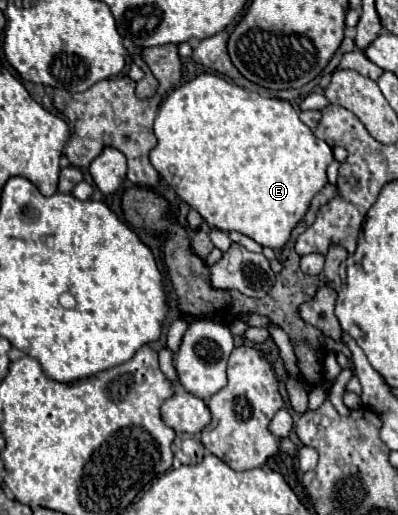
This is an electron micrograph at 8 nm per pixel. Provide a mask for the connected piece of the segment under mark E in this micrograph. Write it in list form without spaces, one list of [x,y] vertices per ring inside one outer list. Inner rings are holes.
[[[202,73],[196,79],[184,83],[182,87],[174,89],[166,101],[162,103],[156,119],[154,119],[154,133],[158,137],[158,145],[150,151],[150,163],[154,165],[154,169],[164,177],[164,181],[178,193],[180,199],[184,199],[192,209],[196,209],[210,227],[220,229],[220,231],[240,231],[248,237],[252,237],[256,243],[260,243],[262,247],[272,247],[272,249],[282,249],[286,245],[286,241],[290,239],[292,229],[298,225],[298,221],[306,215],[312,197],[328,183],[326,179],[326,167],[334,161],[332,149],[328,147],[326,141],[318,139],[298,117],[296,109],[282,99],[274,99],[274,97],[262,97],[254,91],[248,91],[244,87],[238,87],[236,83],[230,83],[214,73]]]

